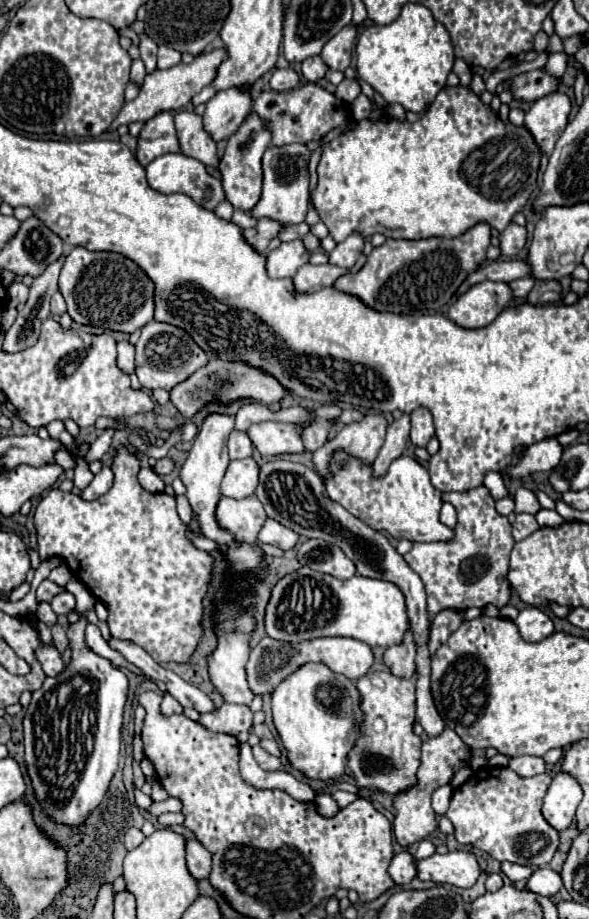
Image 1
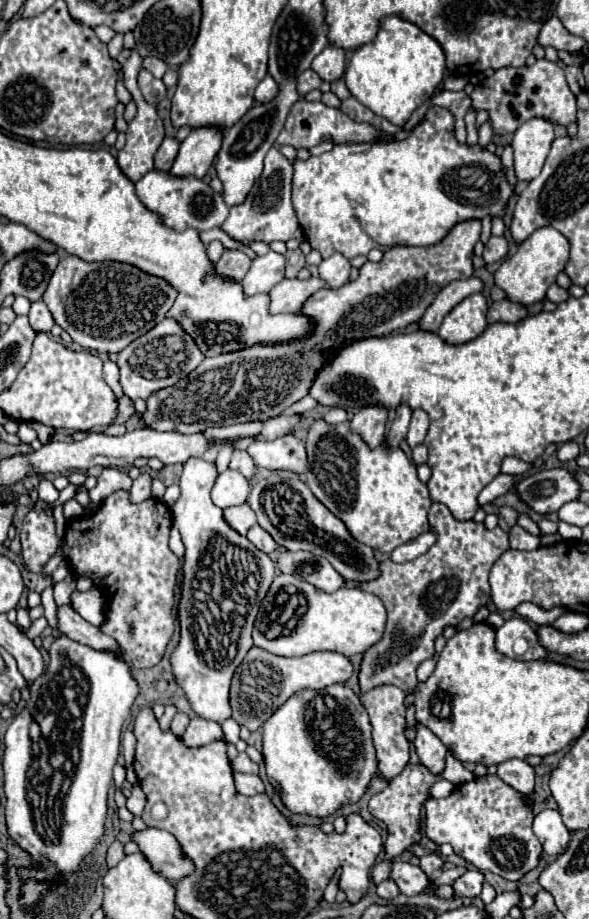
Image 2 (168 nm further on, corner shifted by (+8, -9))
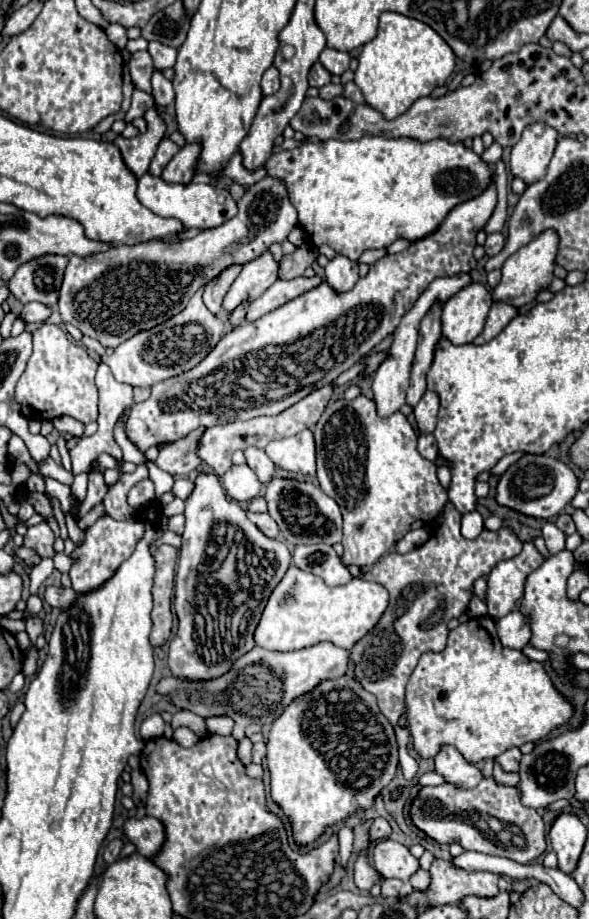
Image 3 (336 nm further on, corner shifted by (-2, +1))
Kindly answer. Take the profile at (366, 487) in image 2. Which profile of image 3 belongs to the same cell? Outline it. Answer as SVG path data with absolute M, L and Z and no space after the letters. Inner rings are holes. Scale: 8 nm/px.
M357 396L355 400L335 400L327 406L315 426L317 444L317 480L321 490L331 496L343 512L343 562L367 568L387 554L411 528L433 524L447 502L447 490L437 480L437 466L425 460L417 452L417 436L407 418L395 412L387 418L379 418L375 402Z

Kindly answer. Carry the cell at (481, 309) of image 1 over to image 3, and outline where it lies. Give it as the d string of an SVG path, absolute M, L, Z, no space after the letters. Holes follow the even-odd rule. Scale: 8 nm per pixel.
M471 282L445 302L441 314L443 336L453 344L473 342L483 332L491 304L491 292L483 284Z

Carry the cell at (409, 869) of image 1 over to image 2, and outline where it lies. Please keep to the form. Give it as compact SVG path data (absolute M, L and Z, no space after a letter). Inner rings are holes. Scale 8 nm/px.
M385 880L385 882L381 882L377 886L377 896L379 898L385 898L385 900L391 900L391 898L399 896L399 892L397 892L397 886L391 880Z

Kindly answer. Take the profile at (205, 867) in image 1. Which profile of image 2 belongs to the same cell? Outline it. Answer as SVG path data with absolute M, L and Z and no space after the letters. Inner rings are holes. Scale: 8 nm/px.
M145 828L131 836L151 868L167 880L181 880L193 872L193 862L185 858L177 840L159 828Z

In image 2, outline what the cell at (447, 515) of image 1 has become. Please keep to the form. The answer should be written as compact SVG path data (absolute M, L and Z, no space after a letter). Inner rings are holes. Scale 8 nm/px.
M425 532L425 534L417 536L415 540L397 546L391 552L391 560L393 562L409 562L409 560L415 560L415 558L419 558L421 554L425 554L433 546L433 540L435 540L433 532Z

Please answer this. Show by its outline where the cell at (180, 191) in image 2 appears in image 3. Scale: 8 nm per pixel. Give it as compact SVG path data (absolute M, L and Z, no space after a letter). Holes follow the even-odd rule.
M147 172L145 176L139 178L137 196L139 196L141 204L147 206L157 216L177 218L187 228L201 228L201 230L215 228L215 226L227 222L229 218L233 218L237 214L237 204L231 198L229 190L221 188L217 184L195 184L195 182L191 182L191 184L169 184L169 182L163 182L163 178Z

